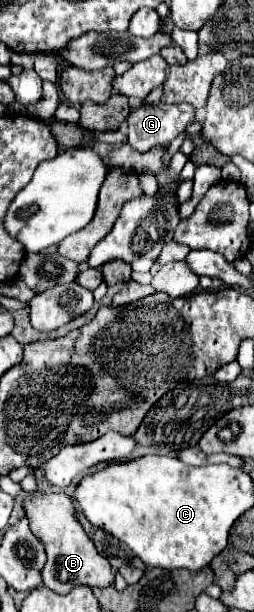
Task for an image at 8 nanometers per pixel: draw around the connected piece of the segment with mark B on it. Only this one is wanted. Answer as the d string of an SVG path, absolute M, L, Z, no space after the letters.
M38 493L22 501L22 509L32 533L42 541L48 555L42 567L42 581L48 589L56 593L68 593L76 585L108 587L114 583L110 563L96 551L92 539L86 535L82 523L76 519L76 507L72 497L68 497L66 493Z

